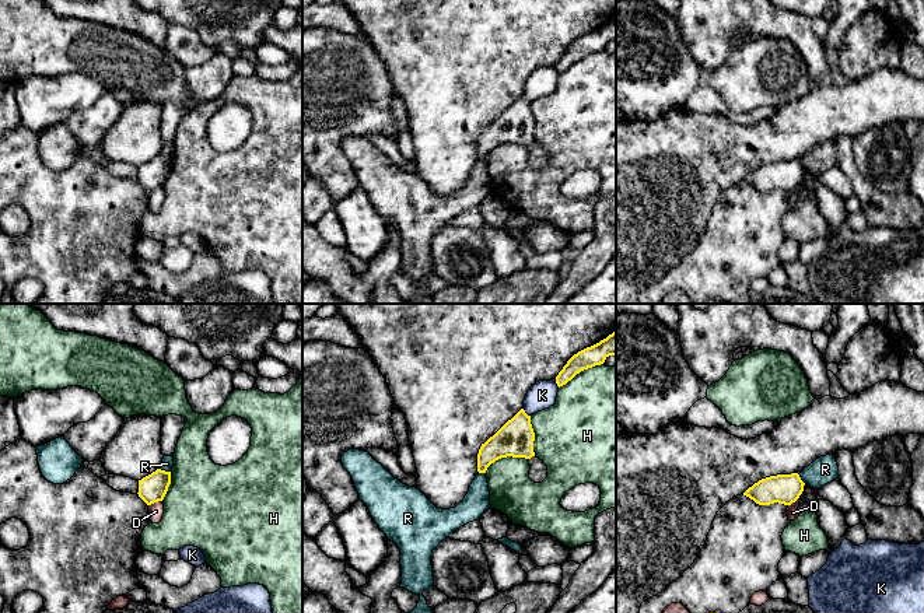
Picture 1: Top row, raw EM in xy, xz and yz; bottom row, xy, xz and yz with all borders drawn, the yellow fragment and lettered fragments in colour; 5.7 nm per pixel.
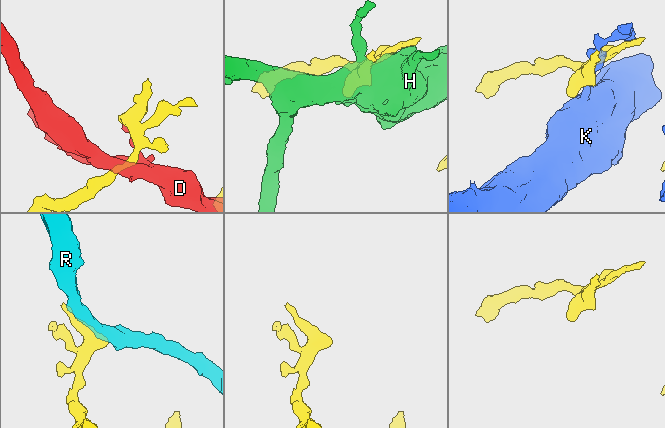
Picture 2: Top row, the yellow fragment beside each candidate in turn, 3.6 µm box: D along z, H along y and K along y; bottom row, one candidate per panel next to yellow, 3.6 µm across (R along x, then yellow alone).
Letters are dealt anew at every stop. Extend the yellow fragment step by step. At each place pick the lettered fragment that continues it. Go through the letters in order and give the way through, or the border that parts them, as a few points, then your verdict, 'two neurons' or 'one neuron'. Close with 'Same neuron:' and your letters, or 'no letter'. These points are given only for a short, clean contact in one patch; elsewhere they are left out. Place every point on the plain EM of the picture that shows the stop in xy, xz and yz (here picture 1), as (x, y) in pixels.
D: two neurons
H: two neurons
K: two neurons
R: border along xy (160, 154), (170, 158); two neurons
Same neuron: no letter

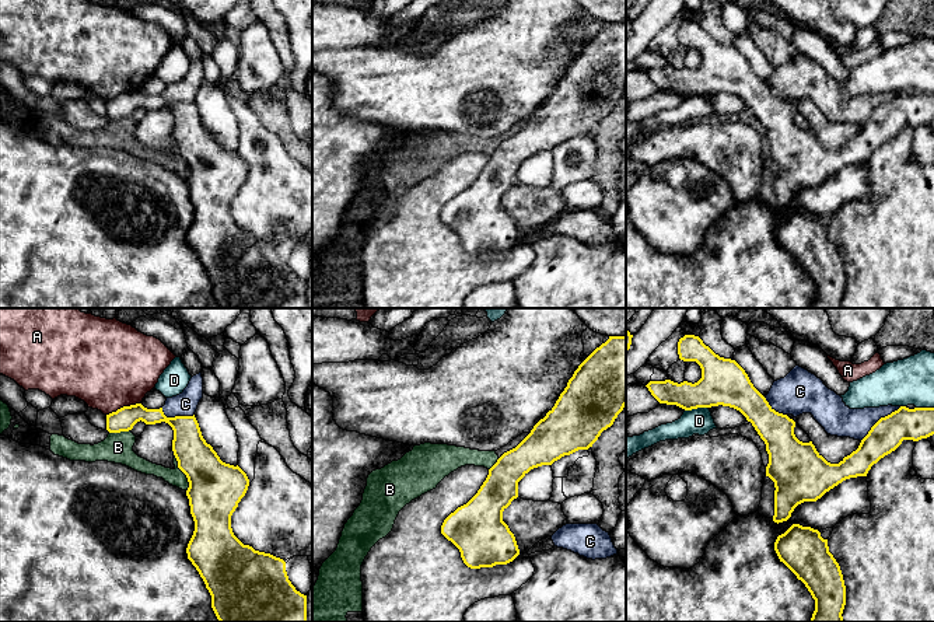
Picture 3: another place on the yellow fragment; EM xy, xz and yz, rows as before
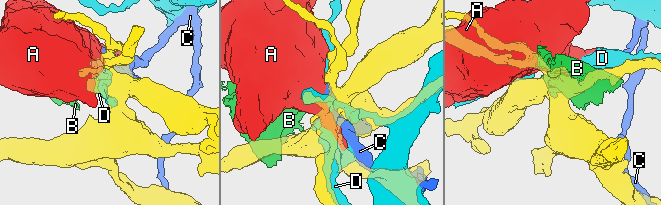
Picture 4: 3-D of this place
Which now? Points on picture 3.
A: two neurons
B: two neurons
C: two neurons
D: two neurons
Same neuron: no letter

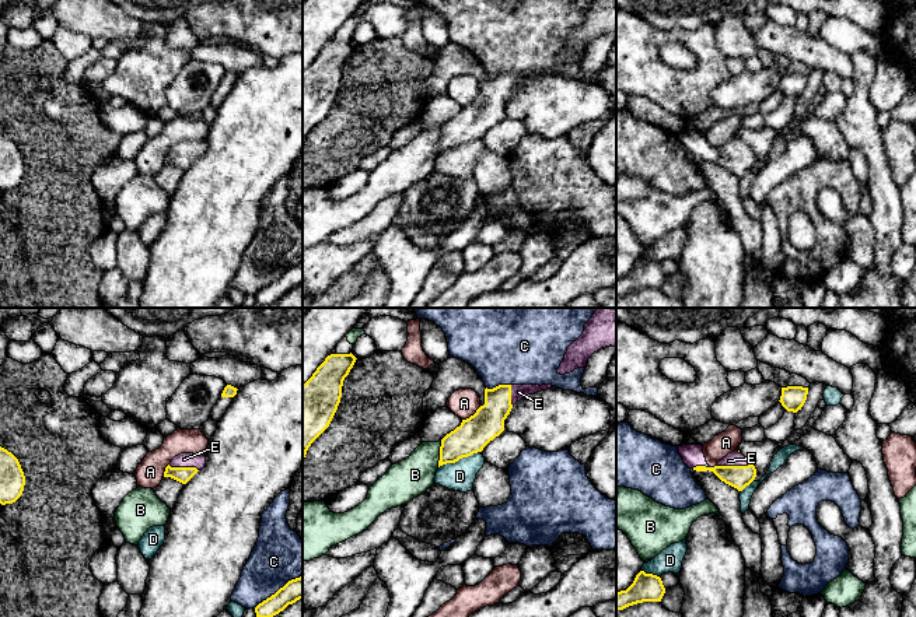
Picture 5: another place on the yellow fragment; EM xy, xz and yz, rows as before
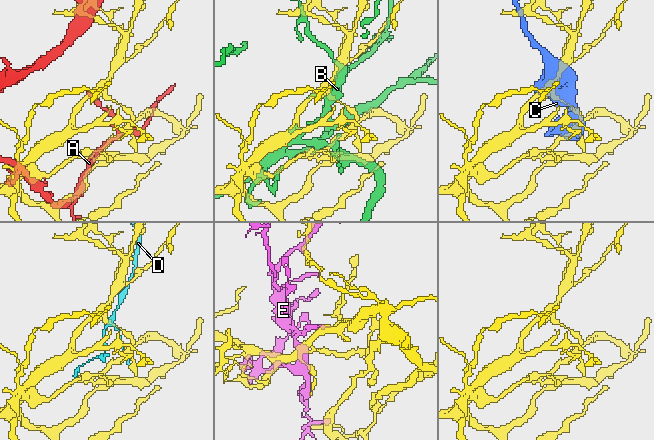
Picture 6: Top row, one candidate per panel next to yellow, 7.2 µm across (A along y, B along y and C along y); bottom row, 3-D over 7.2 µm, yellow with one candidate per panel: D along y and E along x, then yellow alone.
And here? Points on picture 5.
A: two neurons
B: two neurons
C: two neurons
D: two neurons
E: one neuron
Same neuron: E

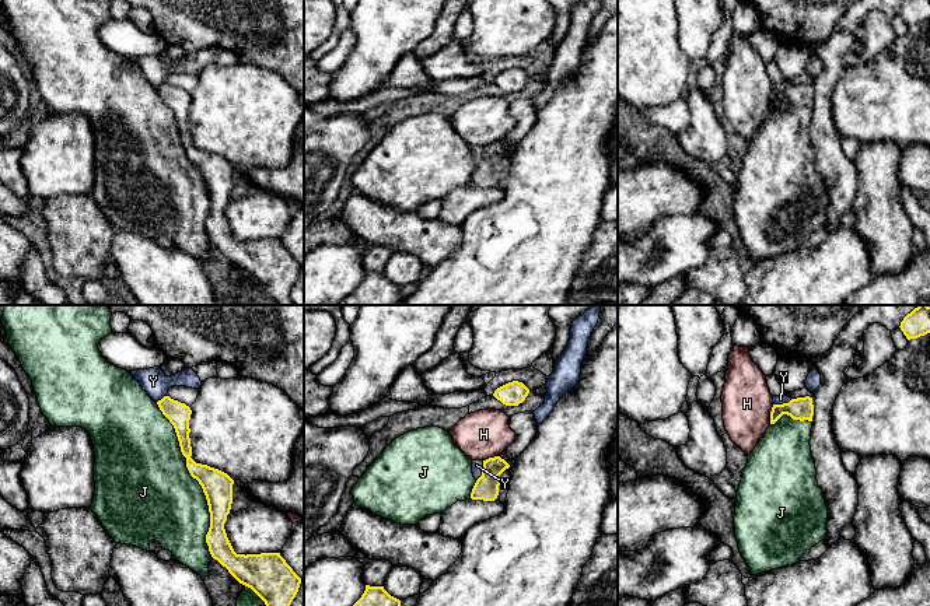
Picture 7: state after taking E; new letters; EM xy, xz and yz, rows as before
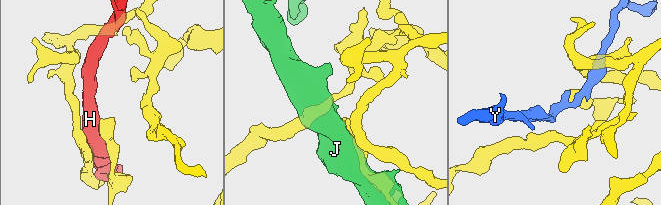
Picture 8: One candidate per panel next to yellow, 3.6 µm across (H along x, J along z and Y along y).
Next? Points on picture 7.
H: two neurons
J: two neurons
Y: border along xz (483, 147), (483, 156), (476, 167); two neurons
Same neuron: no letter

